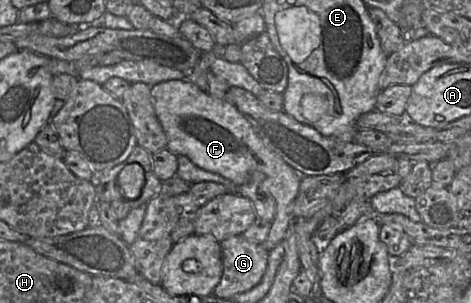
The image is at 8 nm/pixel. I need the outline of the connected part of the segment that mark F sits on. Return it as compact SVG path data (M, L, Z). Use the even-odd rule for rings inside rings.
M189 80L157 83L151 87L151 97L156 116L167 137L166 149L189 157L202 169L228 179L232 186L244 184L253 171L266 175L265 186L275 199L276 213L270 233L262 245L270 252L283 242L293 221L292 208L299 193L300 173L264 144L233 104L207 94Z

